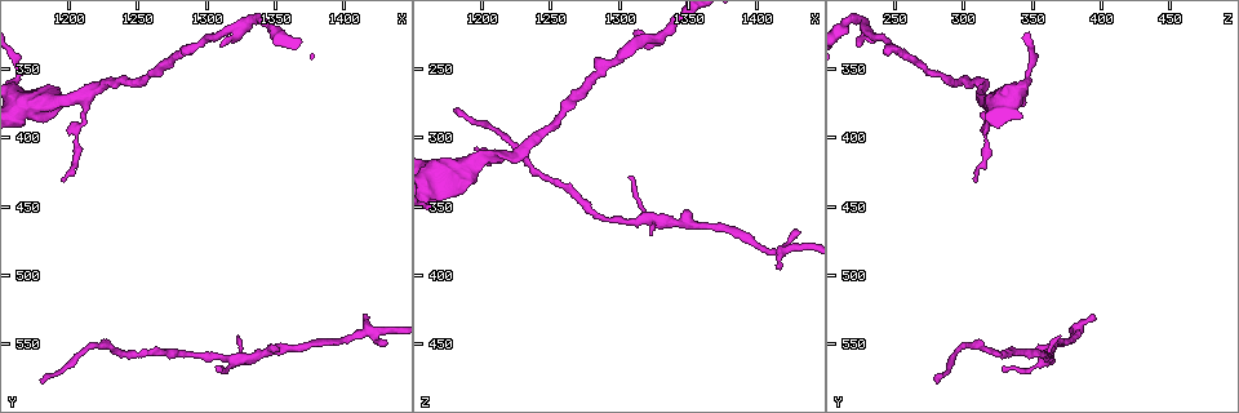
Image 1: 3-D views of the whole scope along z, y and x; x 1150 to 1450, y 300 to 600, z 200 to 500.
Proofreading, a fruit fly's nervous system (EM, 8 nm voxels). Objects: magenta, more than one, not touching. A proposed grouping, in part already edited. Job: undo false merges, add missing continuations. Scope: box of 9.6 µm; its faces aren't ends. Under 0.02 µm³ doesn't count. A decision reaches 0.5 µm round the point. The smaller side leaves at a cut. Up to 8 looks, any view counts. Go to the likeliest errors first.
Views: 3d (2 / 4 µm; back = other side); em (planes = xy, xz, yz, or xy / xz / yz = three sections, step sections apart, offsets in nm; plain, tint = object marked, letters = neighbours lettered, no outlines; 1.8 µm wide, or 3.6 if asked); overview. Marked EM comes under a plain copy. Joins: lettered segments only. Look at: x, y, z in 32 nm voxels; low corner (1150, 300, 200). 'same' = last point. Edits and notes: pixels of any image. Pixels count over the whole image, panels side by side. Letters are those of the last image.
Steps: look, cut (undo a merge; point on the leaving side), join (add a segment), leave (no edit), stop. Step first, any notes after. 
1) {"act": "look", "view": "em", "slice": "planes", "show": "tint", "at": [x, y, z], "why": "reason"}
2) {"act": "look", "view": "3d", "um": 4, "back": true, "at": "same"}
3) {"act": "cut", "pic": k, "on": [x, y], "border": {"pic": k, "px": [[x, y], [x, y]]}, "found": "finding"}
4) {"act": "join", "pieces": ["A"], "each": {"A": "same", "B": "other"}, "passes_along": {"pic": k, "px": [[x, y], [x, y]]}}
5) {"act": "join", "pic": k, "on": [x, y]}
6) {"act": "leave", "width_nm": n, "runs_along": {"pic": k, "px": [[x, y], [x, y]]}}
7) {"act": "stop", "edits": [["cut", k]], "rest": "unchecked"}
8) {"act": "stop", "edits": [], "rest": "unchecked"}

{"act": "look", "view": "3d", "um": 2, "at": [1180, 578, 278], "why": "tapers out"}

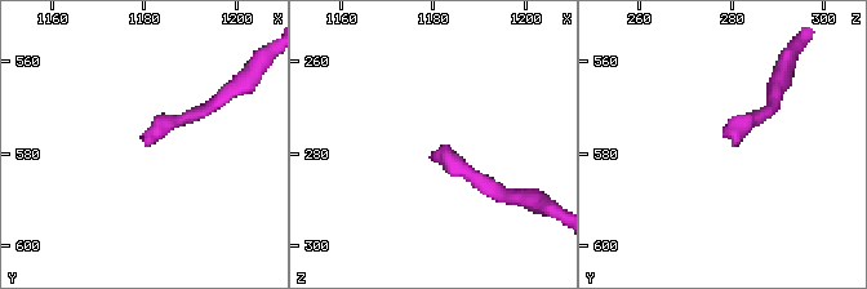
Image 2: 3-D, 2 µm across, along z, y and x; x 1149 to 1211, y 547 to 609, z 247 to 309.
{"act": "look", "view": "em", "um": 3.6, "slice": "xy", "step": 16, "show": "letters", "at": [1181, 579, 281], "why": "now the EM"}

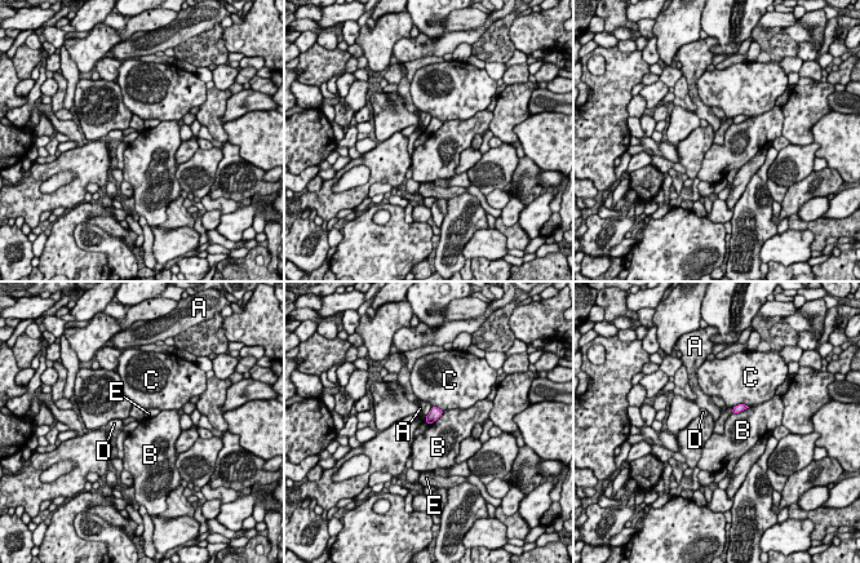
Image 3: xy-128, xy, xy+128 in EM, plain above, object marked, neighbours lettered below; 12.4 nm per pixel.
{"act": "leave", "width_nm": 140, "each": {"A": "other", "B": "other", "C": "other", "D": "other", "E": "other"}, "border": {"pic": 3, "px": [[749, 407], [732, 413]]}, "found": "no lettered segment goes on from it"}

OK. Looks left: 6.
{"act": "look", "view": "3d", "um": 4, "at": [1324, 542, 372], "why": "thin end"}

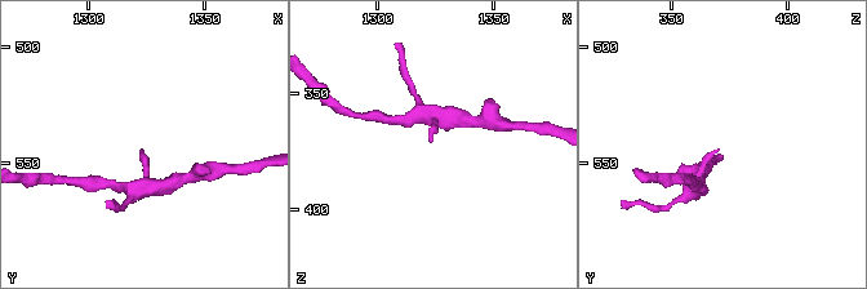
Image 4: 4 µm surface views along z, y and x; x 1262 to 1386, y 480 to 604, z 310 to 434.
{"act": "look", "view": "em", "slice": "xz", "step": 8, "show": "tint", "at": [1324, 543, 370], "why": "shape alone is not enough"}

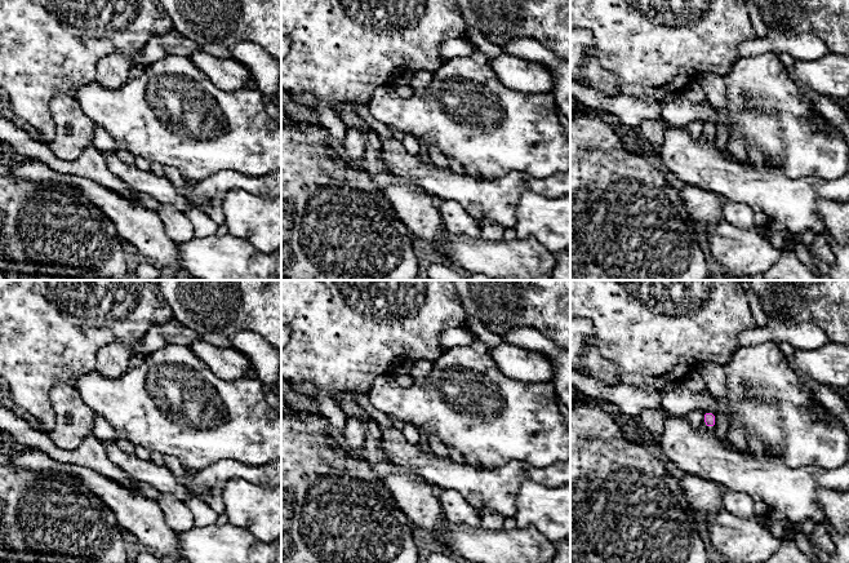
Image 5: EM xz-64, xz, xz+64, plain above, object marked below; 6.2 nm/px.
{"act": "look", "view": "em", "slice": "planes", "show": "letters", "at": "same"}

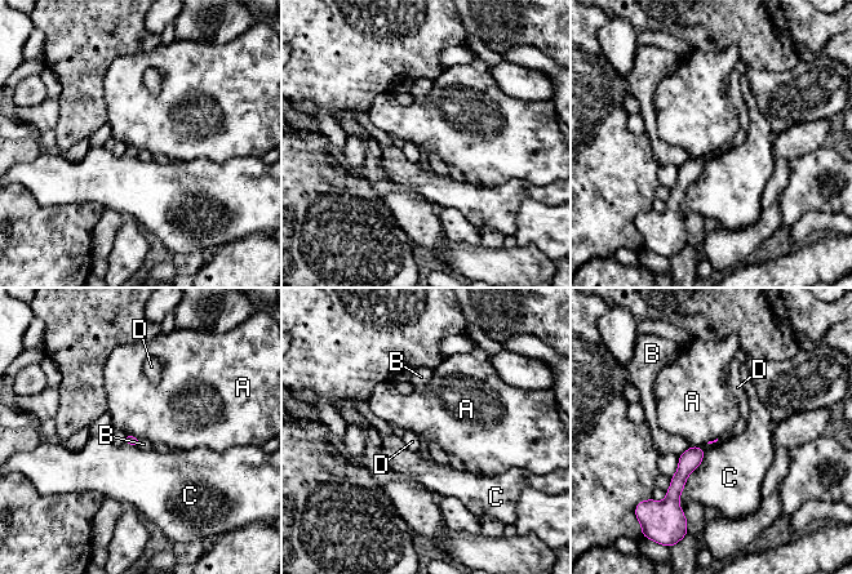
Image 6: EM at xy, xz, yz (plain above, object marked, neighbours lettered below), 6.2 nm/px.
{"act": "leave", "each": {"A": "other", "B": "other", "C": "other", "D": "other"}, "border": {"pic": 6, "px": [[692, 445], [696, 446]]}, "found": "no lettered segment goes on from it"}

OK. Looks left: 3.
{"act": "look", "view": "em", "um": 3.6, "slice": "planes", "show": "tint", "at": [1186, 370, 324], "why": "two arms at a narrow angle"}

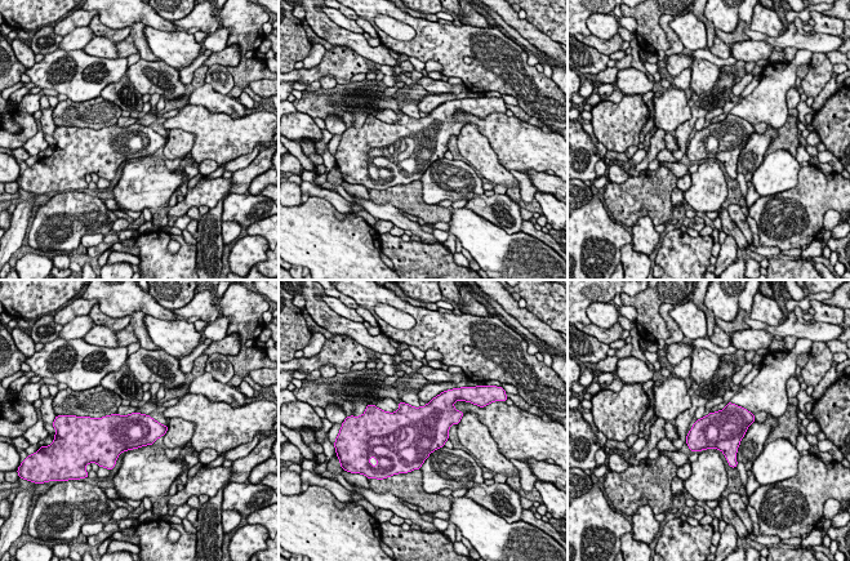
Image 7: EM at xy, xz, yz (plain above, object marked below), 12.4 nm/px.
{"act": "look", "view": "em", "um": 3.6, "slice": "planes", "show": "letters", "at": "same", "why": "what lies round it"}

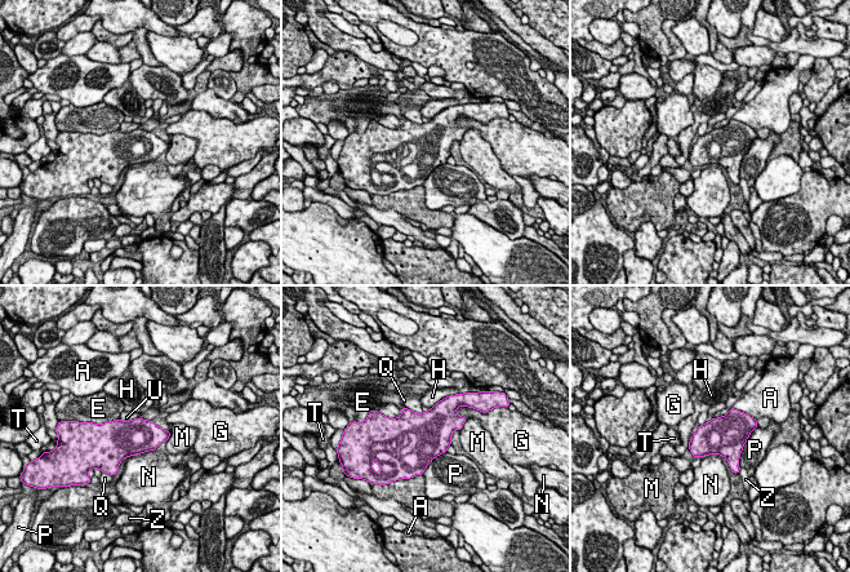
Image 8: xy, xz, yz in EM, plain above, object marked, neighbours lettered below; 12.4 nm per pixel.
{"act": "leave", "each": {"A": "other", "E": "other", "G": "other", "H": "other", "M": "other", "N": "other", "P": "other", "Q": "other", "T": "other", "U": "other", "Z": "other"}, "border": {"pic": 8, "px": [[138, 416], [124, 421], [119, 418]]}, "found": "one cell here"}

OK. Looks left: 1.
{"act": "stop", "edits": [], "rest": "unchecked"}

